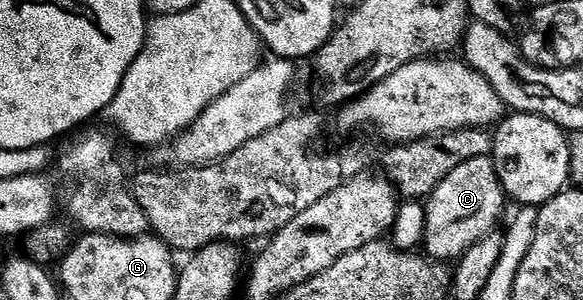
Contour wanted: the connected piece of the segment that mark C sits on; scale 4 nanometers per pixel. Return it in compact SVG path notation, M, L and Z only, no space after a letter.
M493 157L477 158L468 160L468 164L460 164L452 176L445 178L433 190L425 203L425 253L434 260L461 258L468 248L472 248L472 244L476 244L476 240L484 240L484 236L496 229L505 206L508 206L508 199L496 176Z

